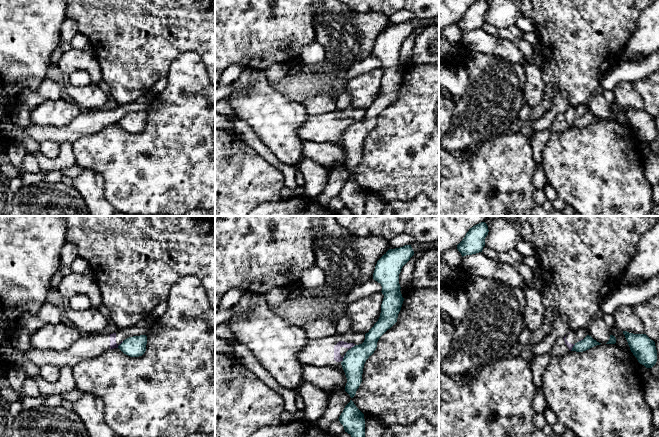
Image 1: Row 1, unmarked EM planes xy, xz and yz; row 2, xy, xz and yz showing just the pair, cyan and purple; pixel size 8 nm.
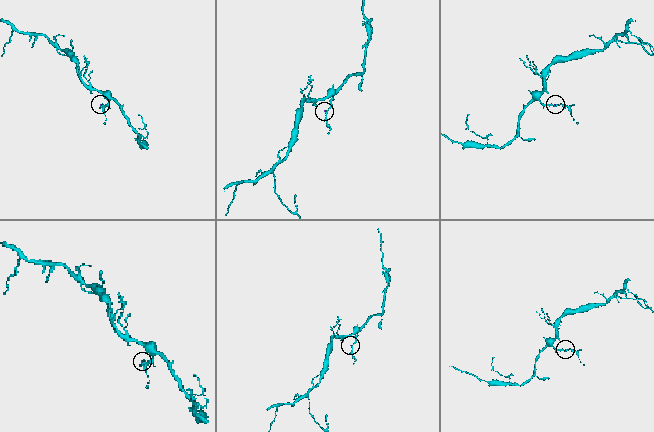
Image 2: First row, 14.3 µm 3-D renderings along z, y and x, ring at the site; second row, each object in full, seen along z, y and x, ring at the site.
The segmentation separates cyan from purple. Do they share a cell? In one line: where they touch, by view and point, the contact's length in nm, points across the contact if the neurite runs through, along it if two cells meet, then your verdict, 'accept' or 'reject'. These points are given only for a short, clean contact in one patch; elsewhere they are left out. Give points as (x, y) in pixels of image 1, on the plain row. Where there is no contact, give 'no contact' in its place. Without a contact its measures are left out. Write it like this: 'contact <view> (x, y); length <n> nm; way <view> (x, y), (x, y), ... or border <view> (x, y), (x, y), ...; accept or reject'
contact xz (344, 133); length 80 nm; border xz (346, 129), (342, 137); reject

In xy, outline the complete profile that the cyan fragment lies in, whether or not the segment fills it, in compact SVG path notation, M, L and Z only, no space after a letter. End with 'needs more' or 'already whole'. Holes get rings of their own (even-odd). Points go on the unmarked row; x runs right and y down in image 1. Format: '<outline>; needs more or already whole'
M133 112L125 115L118 124L130 133L142 132L146 127L147 112Z; already whole

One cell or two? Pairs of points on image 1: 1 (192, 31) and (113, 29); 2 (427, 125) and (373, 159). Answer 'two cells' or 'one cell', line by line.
1: one cell
2: one cell

